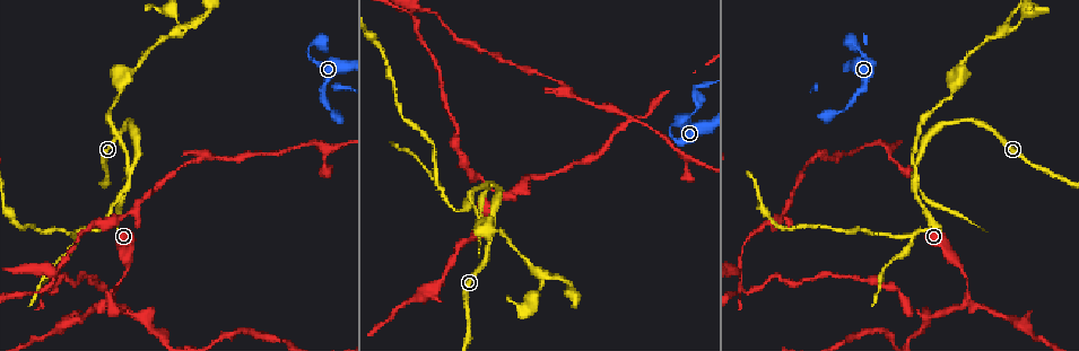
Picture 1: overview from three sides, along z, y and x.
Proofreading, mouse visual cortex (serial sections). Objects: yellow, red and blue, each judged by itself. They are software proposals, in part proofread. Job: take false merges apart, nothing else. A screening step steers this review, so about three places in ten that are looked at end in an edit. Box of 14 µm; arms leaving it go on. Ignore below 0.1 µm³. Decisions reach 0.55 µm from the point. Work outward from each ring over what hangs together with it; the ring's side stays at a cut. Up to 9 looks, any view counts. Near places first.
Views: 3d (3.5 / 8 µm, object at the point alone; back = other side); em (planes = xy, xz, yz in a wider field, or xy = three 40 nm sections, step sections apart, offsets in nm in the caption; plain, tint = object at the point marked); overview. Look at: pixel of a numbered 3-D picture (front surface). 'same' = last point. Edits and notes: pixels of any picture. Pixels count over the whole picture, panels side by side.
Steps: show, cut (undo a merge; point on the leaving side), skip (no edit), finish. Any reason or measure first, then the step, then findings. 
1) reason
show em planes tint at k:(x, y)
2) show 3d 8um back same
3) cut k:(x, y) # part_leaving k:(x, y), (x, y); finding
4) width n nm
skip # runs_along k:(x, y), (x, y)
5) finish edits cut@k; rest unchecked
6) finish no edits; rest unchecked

arms part here
show 3d 8um at 1:(969, 298)

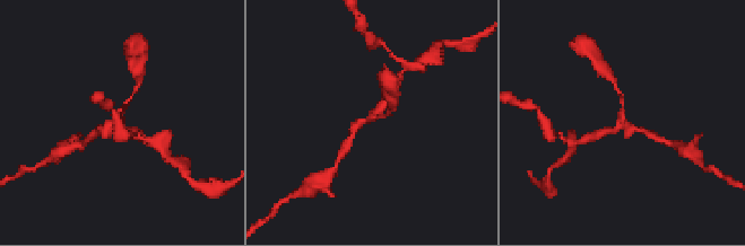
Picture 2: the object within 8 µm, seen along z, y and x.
arms 3; arm_widths 150, 200, 250 nm; now the EM
show em xy step 2 tint at 2:(371, 120)

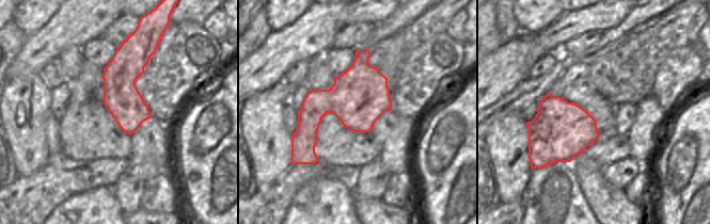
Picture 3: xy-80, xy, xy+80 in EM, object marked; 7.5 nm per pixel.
skip # runs_along 2:(620, 94), (624, 122), (603, 133); one cell here

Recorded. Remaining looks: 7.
three-way junction
show 3d 8um at 1:(928, 320)

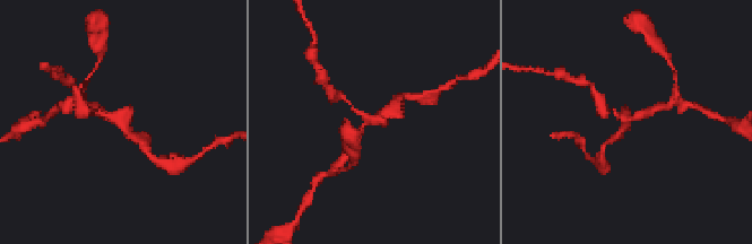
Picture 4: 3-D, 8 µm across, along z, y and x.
show 3d 3.5um at 4:(627, 118)

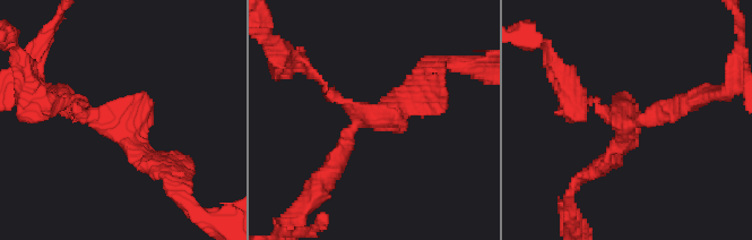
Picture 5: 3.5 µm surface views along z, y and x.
show em xy step 1 tint at 5:(105, 124)

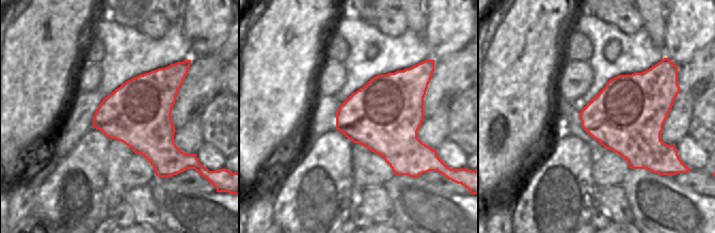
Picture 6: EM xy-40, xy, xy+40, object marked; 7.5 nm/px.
skip # runs_along 5:(322, 178), (357, 111), (305, 68); all the same cell

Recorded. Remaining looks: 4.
side arm on a straight run
show 3d 8um at 1:(133, 169)

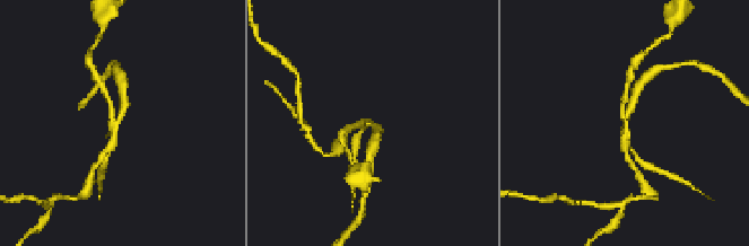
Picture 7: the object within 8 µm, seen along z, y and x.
closer look
show 3d 3.5um at 7:(371, 123)

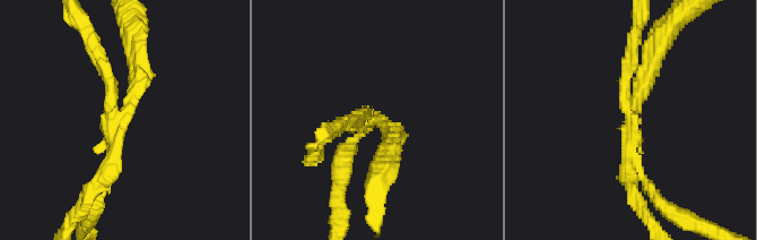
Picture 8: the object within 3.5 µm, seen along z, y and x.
arms 3; arm_widths 200, 200, 250 nm; shape alone is not enough
show em xy step 5 tint at 8:(375, 121)

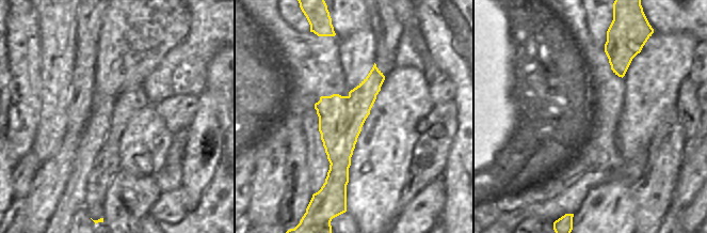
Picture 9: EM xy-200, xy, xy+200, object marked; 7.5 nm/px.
cut 8:(659, 205) # two cells meet here

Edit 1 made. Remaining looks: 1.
finish edits cut@8; rest unchecked

